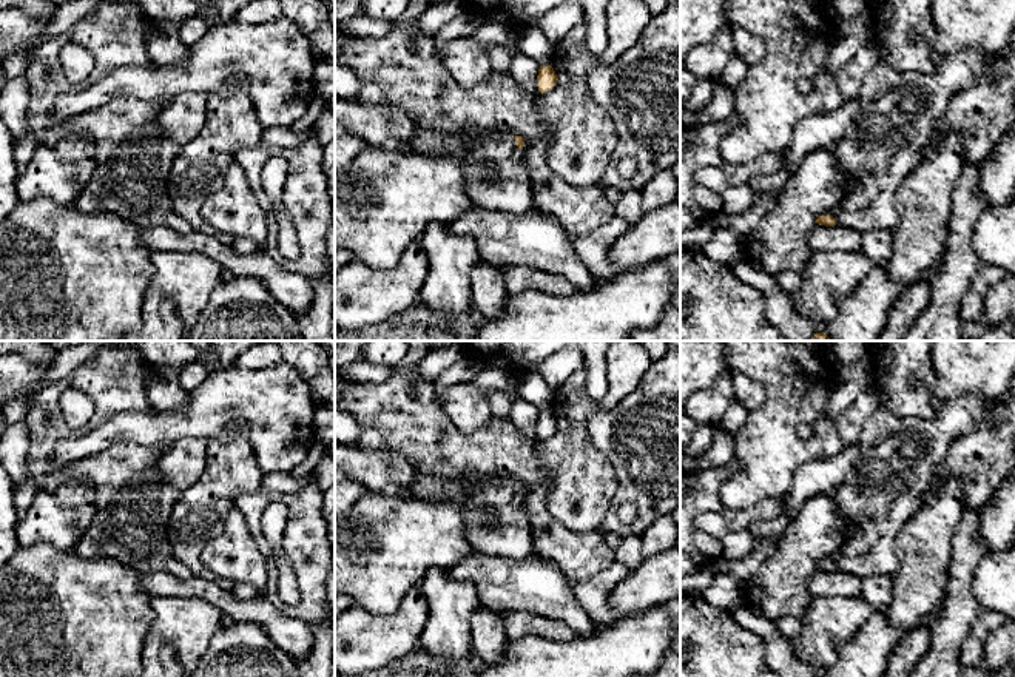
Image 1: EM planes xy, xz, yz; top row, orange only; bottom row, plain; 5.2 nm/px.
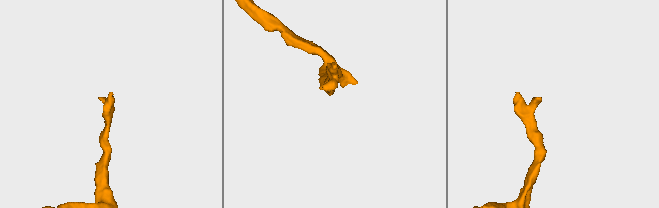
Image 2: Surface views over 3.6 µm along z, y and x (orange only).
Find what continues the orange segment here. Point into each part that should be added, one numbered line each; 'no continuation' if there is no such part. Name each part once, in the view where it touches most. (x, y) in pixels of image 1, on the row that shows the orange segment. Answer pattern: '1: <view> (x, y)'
1: yz (893, 125)

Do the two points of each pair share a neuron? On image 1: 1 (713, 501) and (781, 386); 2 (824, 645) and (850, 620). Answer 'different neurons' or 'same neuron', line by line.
1: different neurons
2: same neuron

